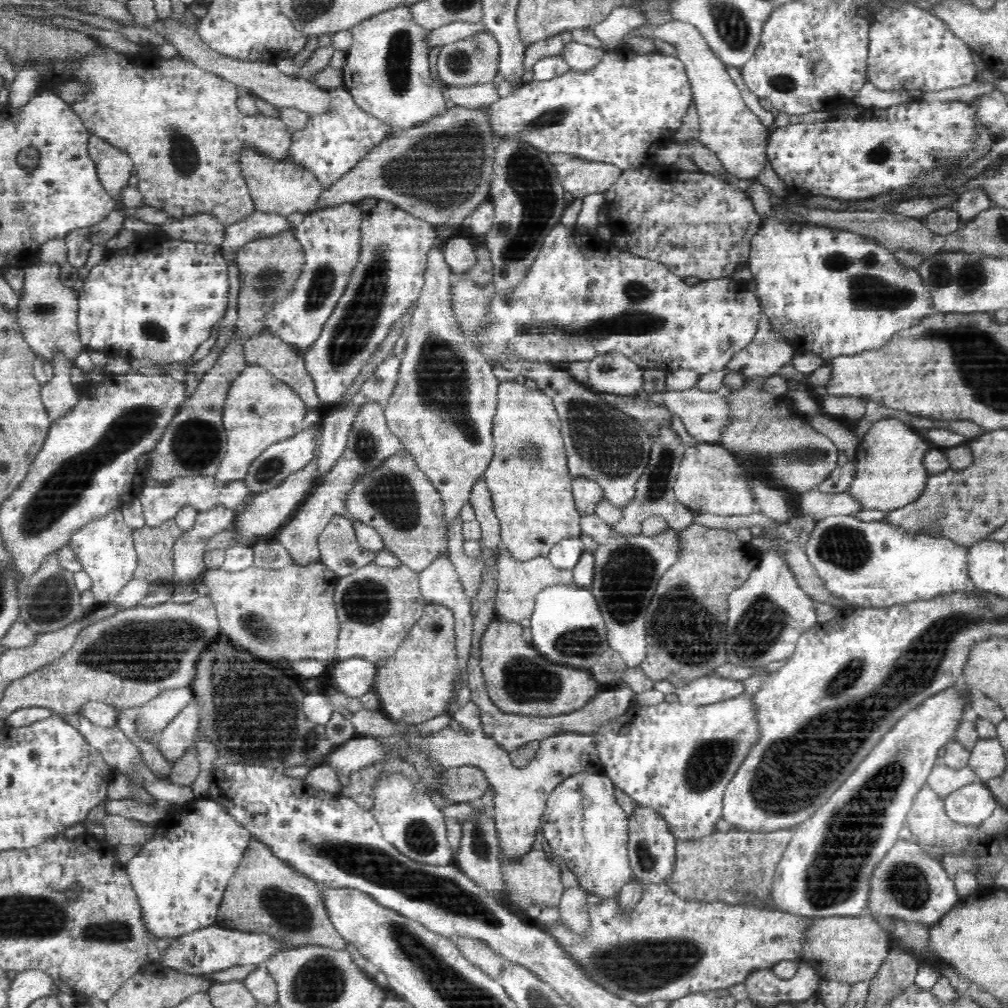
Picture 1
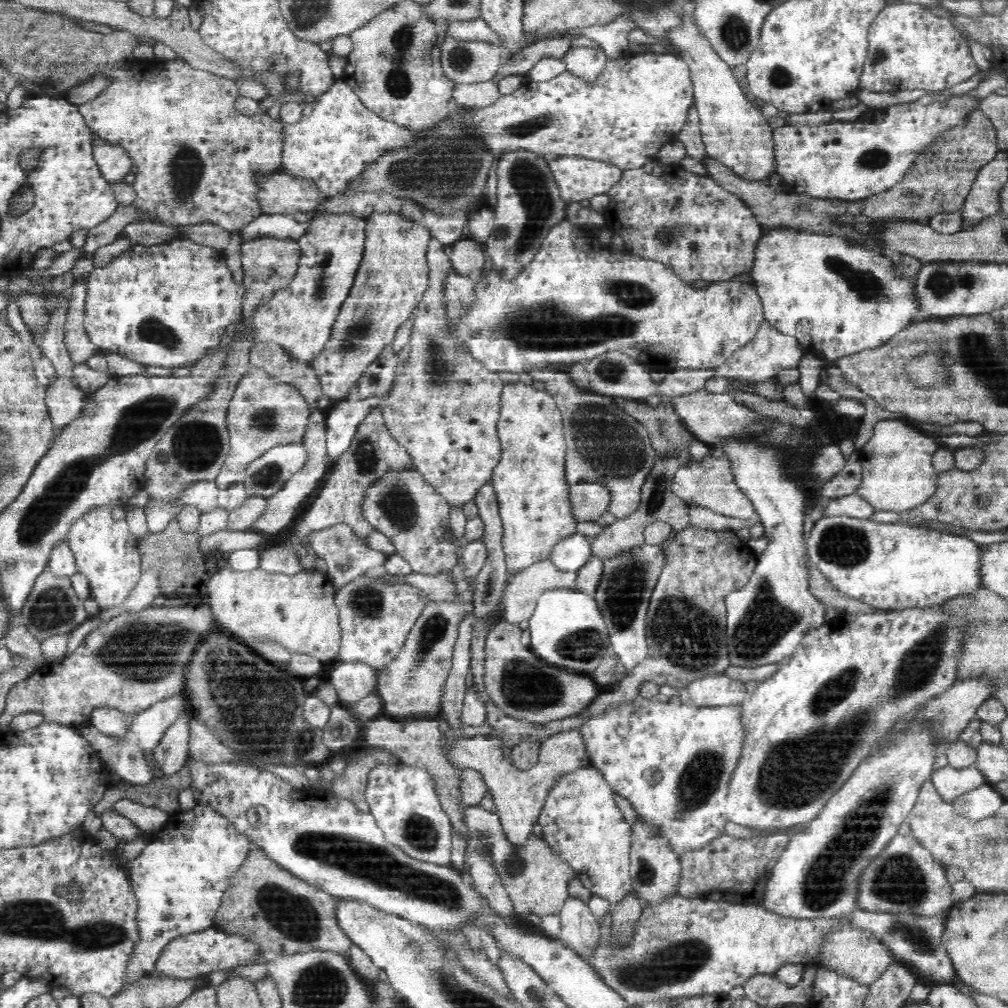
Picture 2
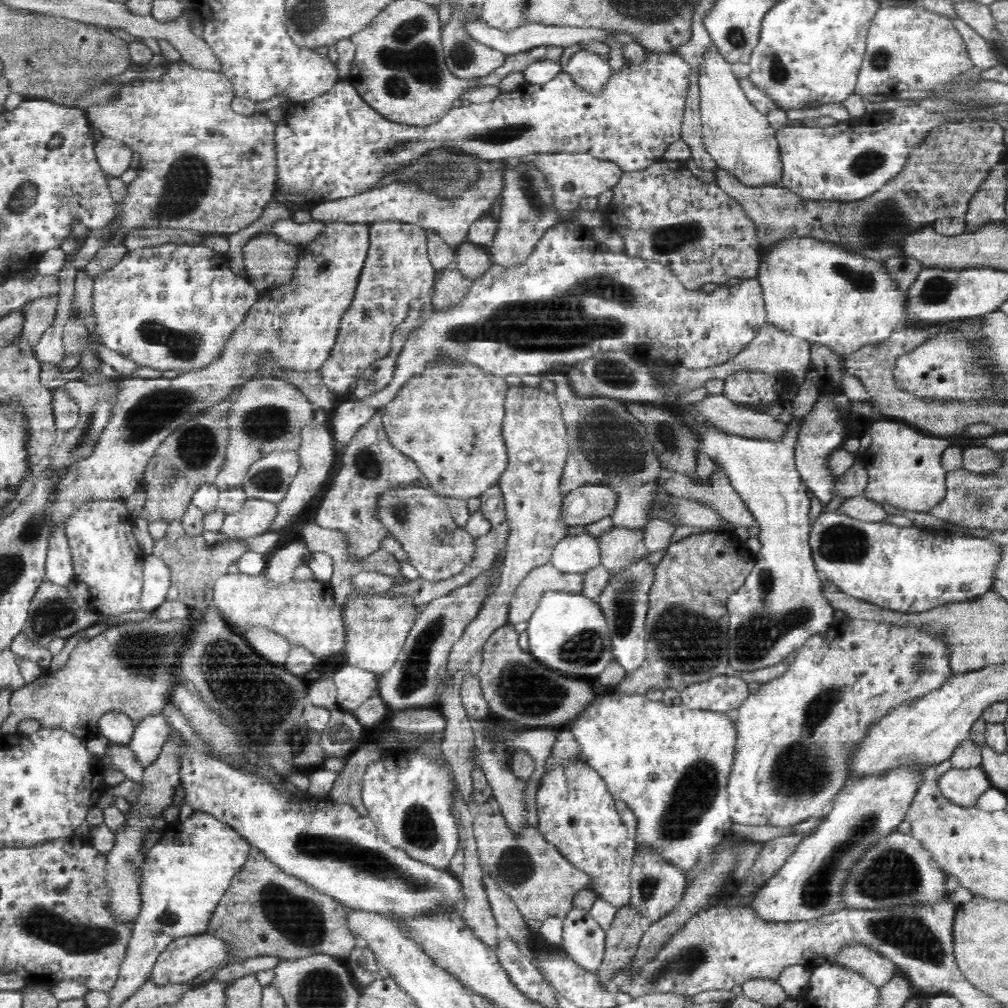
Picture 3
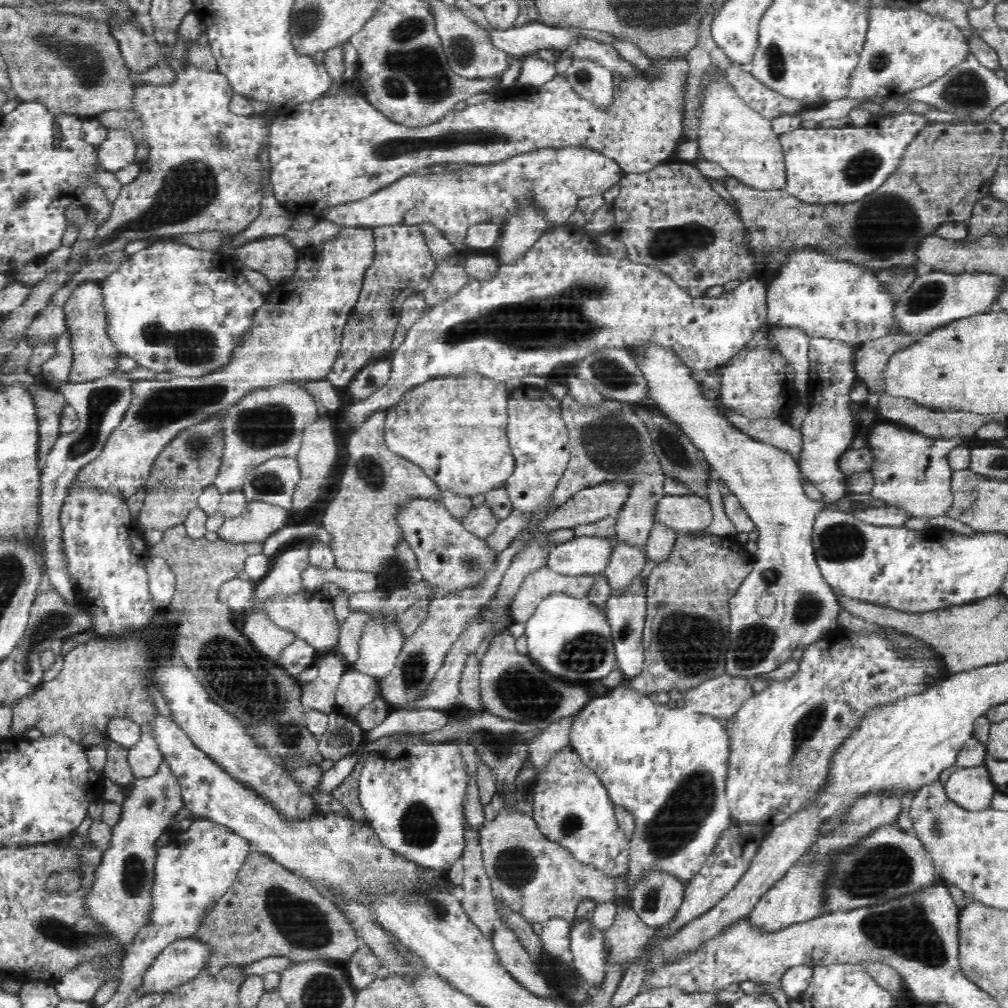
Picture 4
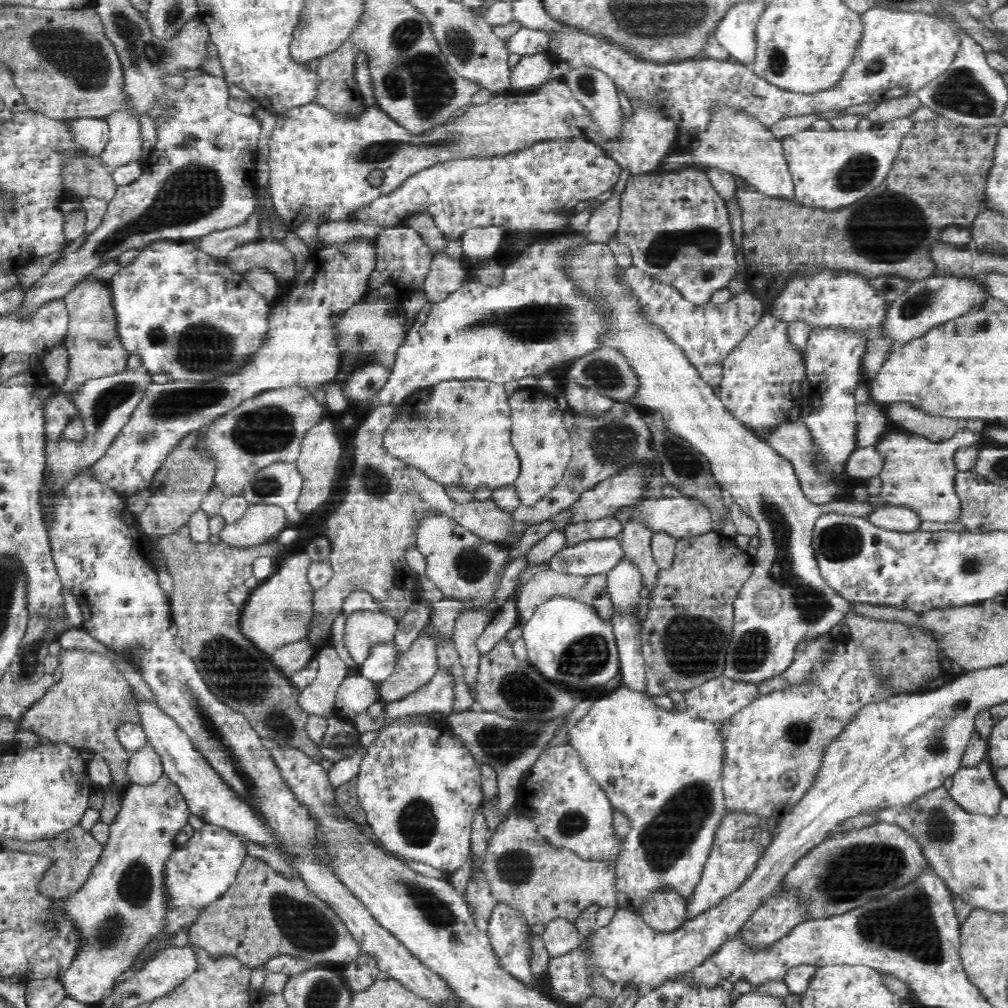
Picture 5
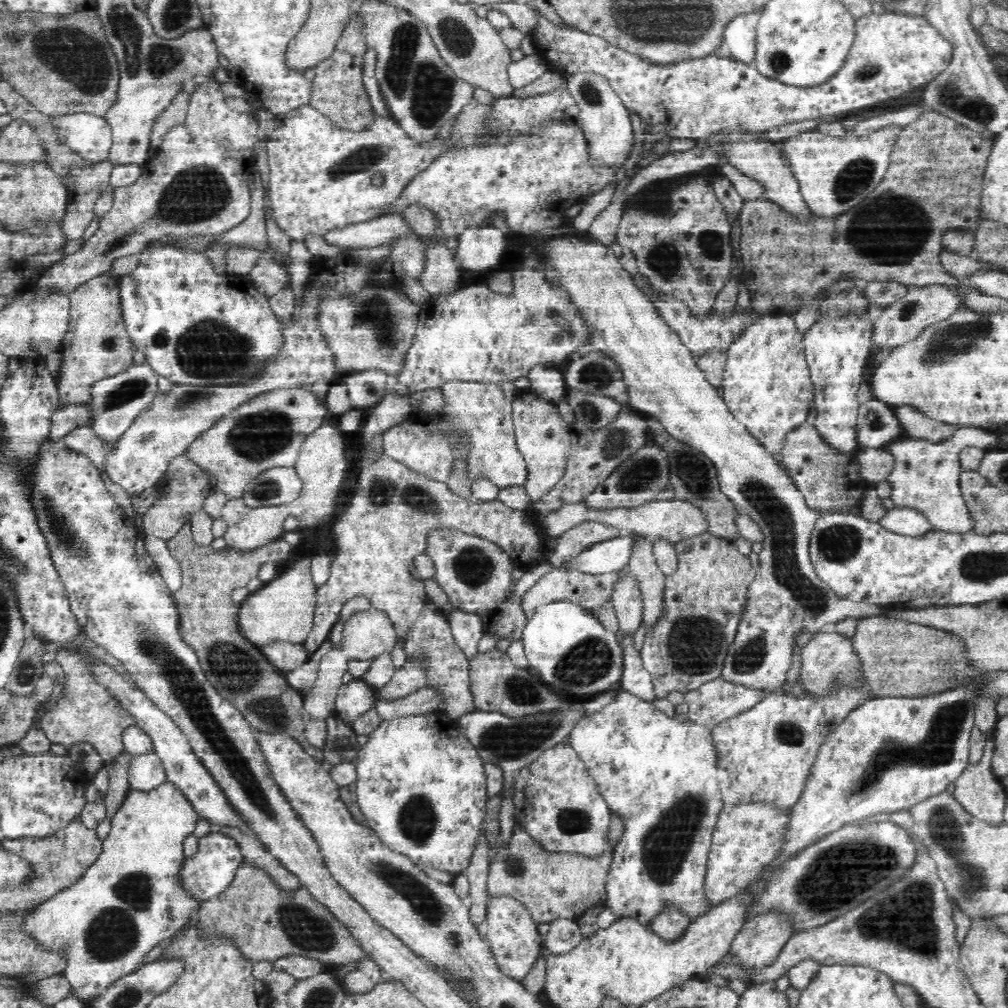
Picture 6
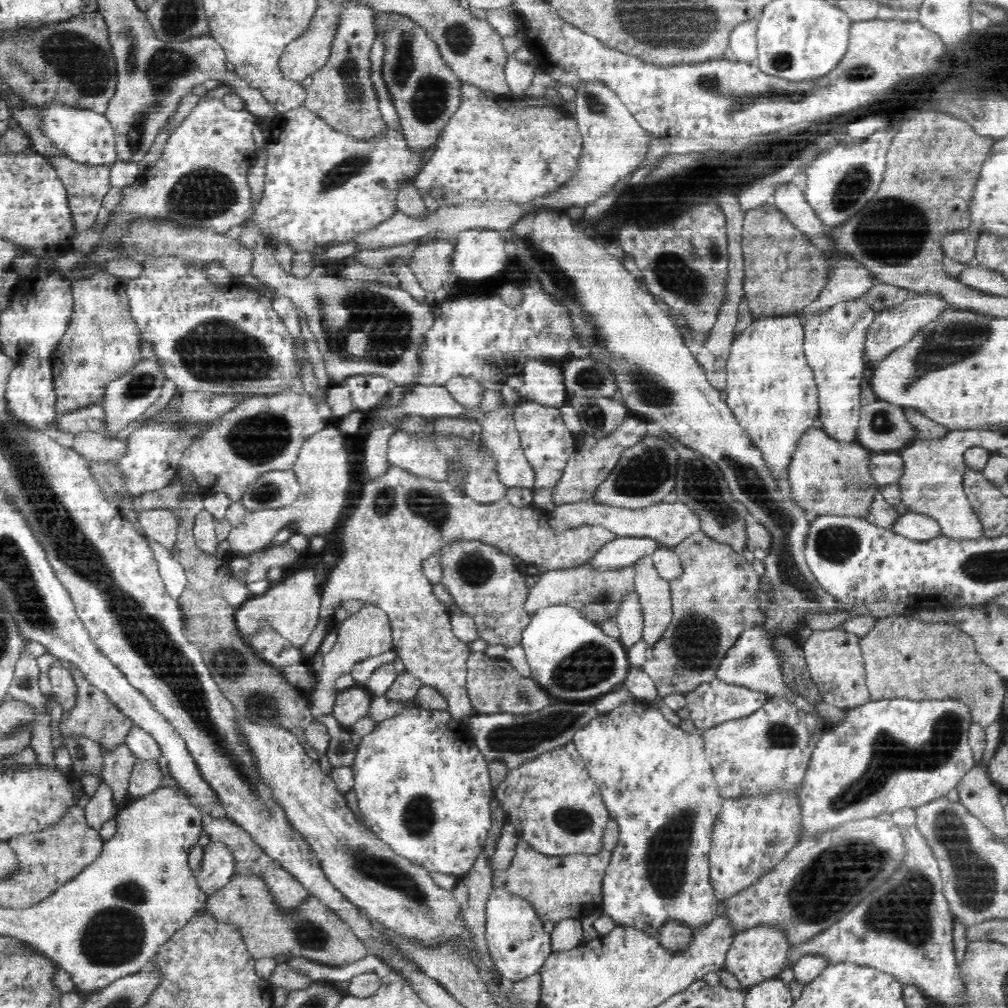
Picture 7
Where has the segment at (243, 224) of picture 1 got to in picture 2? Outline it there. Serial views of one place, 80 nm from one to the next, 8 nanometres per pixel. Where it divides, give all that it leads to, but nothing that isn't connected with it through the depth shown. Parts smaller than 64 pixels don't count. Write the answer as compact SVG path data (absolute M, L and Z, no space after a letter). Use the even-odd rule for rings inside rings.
M262 214L239 232L241 232L243 242L260 237L276 237L292 239L298 243L302 237L311 233L312 225L313 219L298 222L293 215Z

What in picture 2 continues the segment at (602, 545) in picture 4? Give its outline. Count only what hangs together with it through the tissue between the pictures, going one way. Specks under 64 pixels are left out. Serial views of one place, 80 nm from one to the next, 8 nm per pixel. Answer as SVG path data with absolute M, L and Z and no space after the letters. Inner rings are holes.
M578 533L568 536L556 544L549 558L552 564L561 571L570 572L578 572L592 559L596 559L595 550L592 549L592 538Z

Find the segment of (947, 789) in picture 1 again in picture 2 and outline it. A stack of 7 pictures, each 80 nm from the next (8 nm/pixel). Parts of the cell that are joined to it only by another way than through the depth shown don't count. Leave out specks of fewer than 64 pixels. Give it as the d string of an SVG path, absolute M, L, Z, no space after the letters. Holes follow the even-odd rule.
M975 764L961 769L948 765L937 770L933 776L936 790L944 797L944 800L952 802L989 784L984 773Z

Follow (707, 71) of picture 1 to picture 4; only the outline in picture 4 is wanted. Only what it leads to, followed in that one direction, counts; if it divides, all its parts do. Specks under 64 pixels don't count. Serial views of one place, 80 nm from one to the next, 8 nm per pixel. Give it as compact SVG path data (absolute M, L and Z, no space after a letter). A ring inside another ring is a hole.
M716 83L711 88L710 95L707 96L706 106L703 108L703 119L699 123L699 150L696 156L697 162L712 162L720 165L728 171L732 177L736 177L740 182L747 184L753 189L761 191L779 191L785 190L787 185L787 168L785 165L785 156L779 140L779 136L774 133L770 122L762 119L758 113L754 112L736 95L732 94L732 87L720 86Z

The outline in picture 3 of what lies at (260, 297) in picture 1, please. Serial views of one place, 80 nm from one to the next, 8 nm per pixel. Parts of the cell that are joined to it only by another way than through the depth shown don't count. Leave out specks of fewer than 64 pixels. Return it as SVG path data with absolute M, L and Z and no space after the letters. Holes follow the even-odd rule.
M260 234L254 236L245 244L241 251L245 271L249 274L247 277L262 294L290 282L299 261L296 247L288 244L286 240L277 234Z

